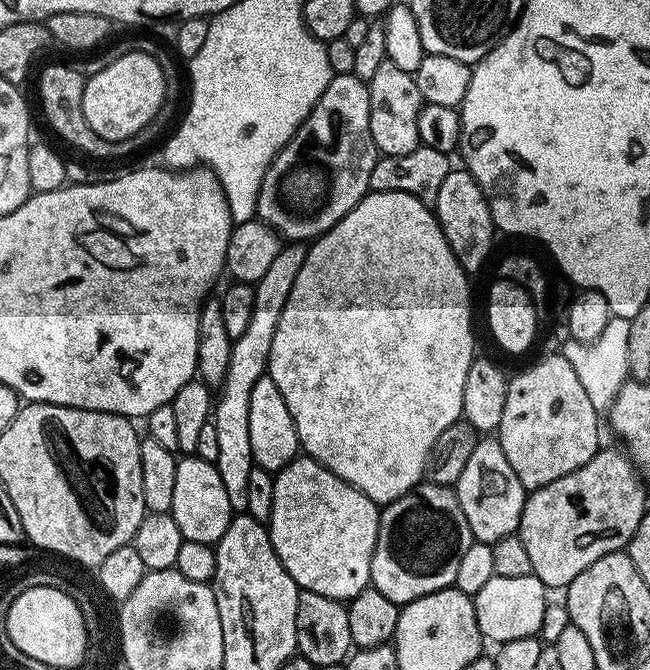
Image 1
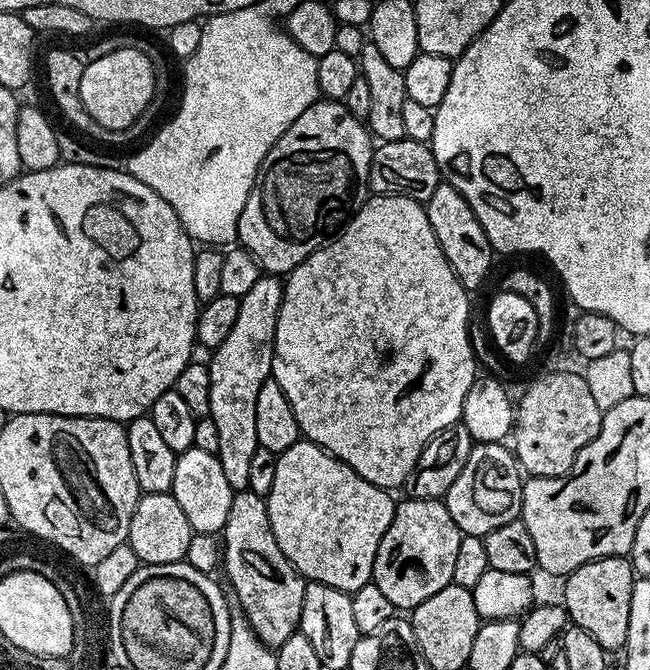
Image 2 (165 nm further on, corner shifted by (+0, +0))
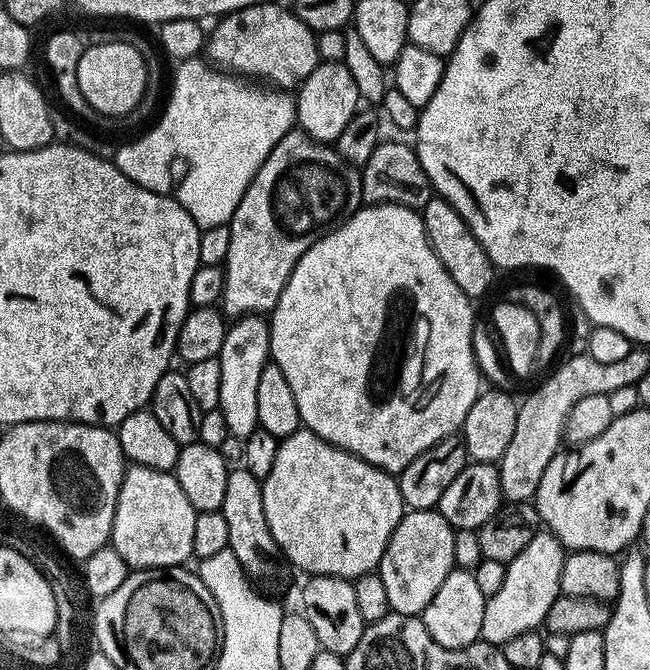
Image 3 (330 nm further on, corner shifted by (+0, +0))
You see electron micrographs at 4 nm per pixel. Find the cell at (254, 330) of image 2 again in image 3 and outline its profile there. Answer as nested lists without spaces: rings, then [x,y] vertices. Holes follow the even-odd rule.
[[[263,315],[241,316],[228,324],[228,333],[222,342],[222,350],[218,357],[222,366],[222,394],[220,395],[220,413],[226,418],[228,435],[232,438],[248,436],[258,427],[258,382],[262,370],[270,362],[270,330],[269,321]]]

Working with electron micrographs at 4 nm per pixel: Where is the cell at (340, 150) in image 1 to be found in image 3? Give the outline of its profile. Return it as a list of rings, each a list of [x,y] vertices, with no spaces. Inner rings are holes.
[[[293,130],[280,139],[278,146],[270,150],[266,162],[262,162],[258,174],[254,174],[246,194],[242,194],[242,202],[238,202],[238,210],[234,210],[228,224],[229,253],[222,265],[226,274],[222,301],[225,317],[271,313],[294,266],[298,266],[298,258],[302,258],[302,254],[306,254],[306,250],[310,250],[310,246],[314,246],[314,242],[318,242],[326,233],[349,220],[364,204],[360,174],[361,169],[344,160],[332,144],[319,144],[305,132]]]

